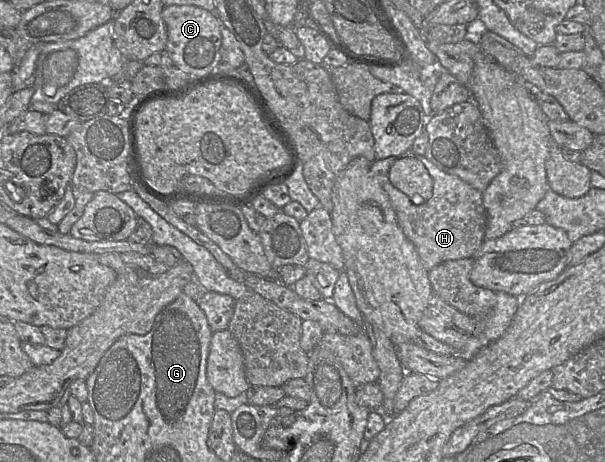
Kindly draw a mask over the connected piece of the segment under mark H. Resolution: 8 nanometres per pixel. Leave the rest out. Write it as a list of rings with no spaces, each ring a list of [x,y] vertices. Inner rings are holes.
[[[411,149],[398,156],[376,159],[371,164],[371,175],[386,192],[400,228],[414,245],[422,265],[428,272],[445,261],[472,258],[479,250],[485,240],[487,225],[482,192],[456,175],[442,171],[428,158],[414,153]],[[402,157],[413,157],[422,162],[433,180],[432,196],[424,204],[413,204],[409,197],[396,189],[389,180],[390,167]]]

